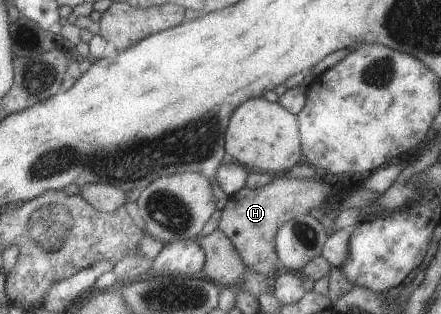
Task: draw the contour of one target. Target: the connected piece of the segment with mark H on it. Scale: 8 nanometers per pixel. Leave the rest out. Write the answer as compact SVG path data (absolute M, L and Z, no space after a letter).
M281 174L270 184L257 189L242 187L228 196L218 228L232 241L250 270L273 278L281 270L275 241L278 229L295 216L309 214L312 208L326 204L332 192L332 185L320 176L299 179Z

